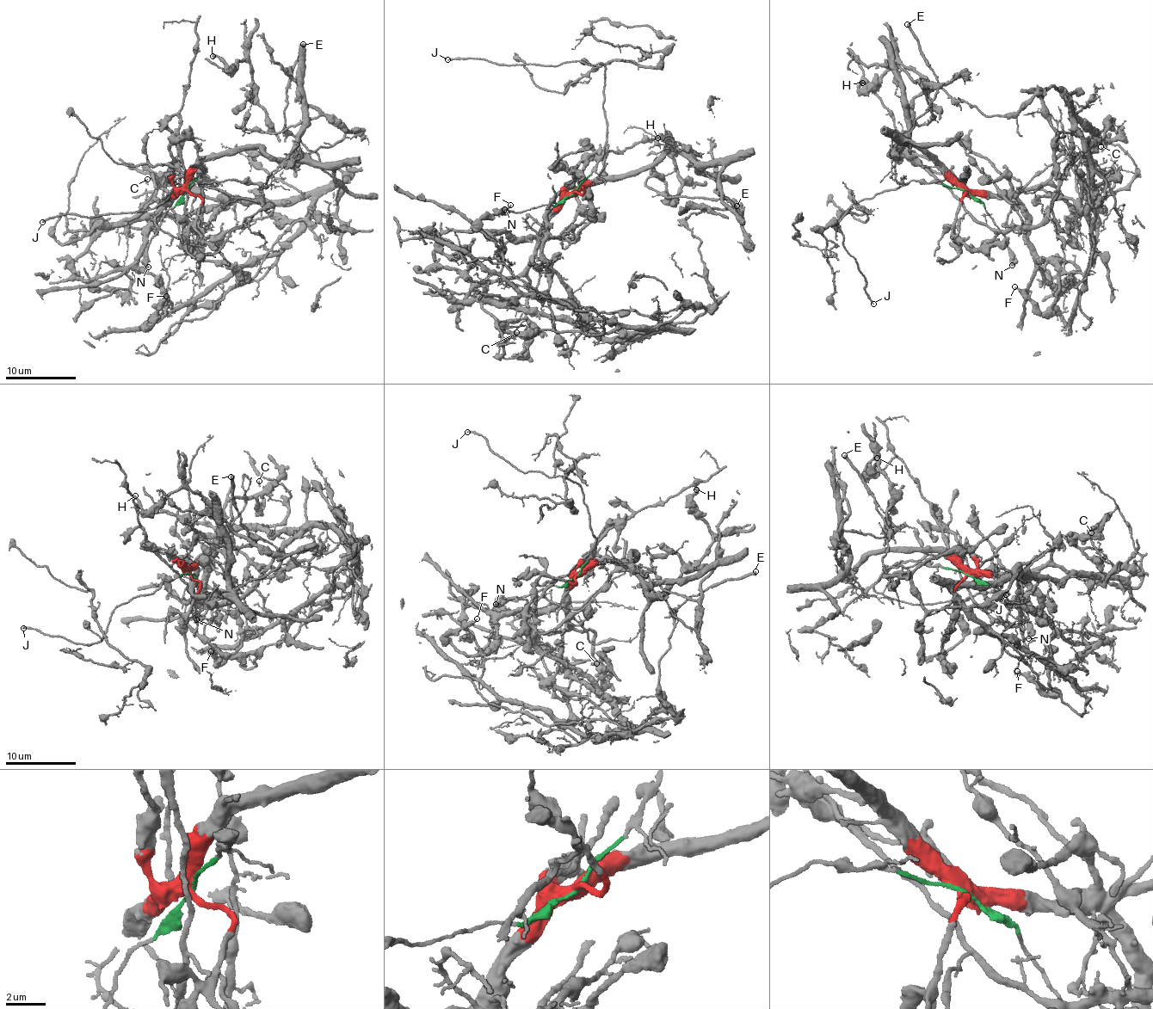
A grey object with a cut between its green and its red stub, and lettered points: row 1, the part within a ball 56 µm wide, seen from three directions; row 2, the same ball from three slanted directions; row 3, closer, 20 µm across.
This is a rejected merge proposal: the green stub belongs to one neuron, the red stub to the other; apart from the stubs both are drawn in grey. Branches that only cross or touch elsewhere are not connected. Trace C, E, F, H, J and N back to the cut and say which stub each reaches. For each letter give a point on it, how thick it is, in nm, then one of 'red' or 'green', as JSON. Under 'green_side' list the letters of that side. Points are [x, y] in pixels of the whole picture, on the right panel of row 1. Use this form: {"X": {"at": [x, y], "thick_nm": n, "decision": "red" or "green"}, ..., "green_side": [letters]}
{"C": {"at": [1100, 146], "thick_nm": 120, "decision": "red"}, "E": {"at": [907, 24], "thick_nm": 360, "decision": "red"}, "F": {"at": [1014, 286], "thick_nm": 200, "decision": "red"}, "H": {"at": [862, 83], "thick_nm": 300, "decision": "red"}, "J": {"at": [873, 304], "thick_nm": 170, "decision": "green"}, "N": {"at": [1012, 265], "thick_nm": 420, "decision": "green"}, "green_side": ["J", "N"]}

